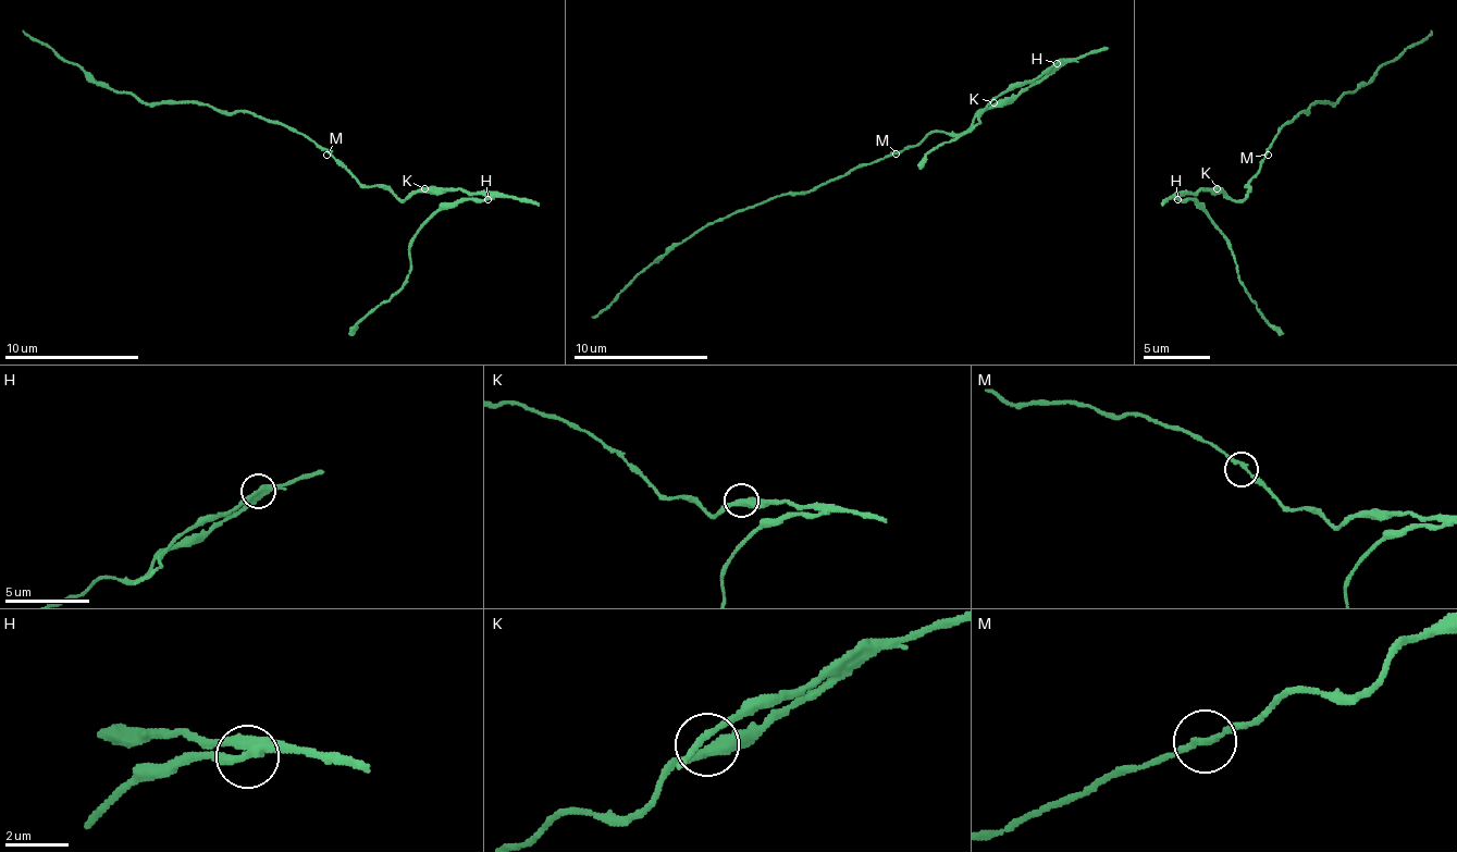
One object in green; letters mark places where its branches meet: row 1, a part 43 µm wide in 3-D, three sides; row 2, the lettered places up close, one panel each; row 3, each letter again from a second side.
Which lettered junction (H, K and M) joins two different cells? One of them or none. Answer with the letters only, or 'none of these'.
H

